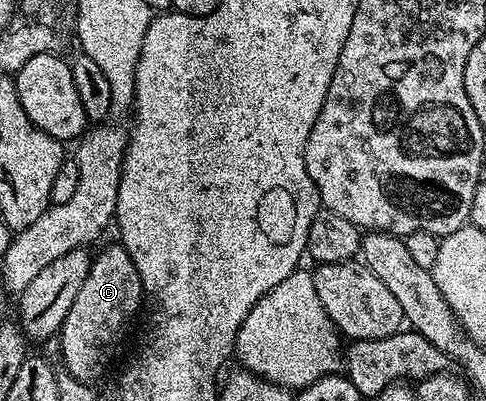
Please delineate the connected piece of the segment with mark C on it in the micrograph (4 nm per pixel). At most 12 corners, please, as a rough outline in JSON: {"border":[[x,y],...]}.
{"border":[[121,245],[92,258],[57,336],[66,372],[103,375],[144,302]]}

